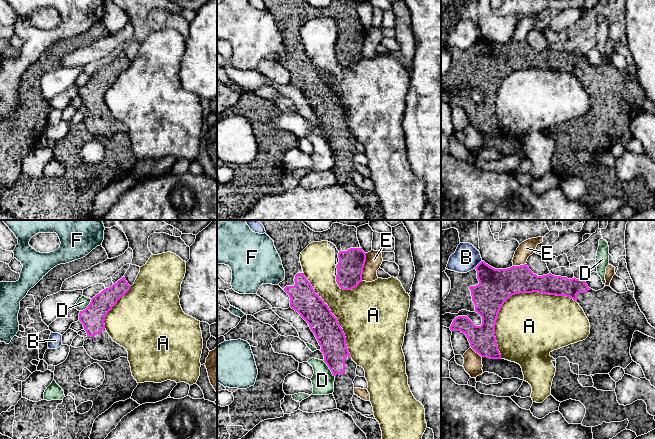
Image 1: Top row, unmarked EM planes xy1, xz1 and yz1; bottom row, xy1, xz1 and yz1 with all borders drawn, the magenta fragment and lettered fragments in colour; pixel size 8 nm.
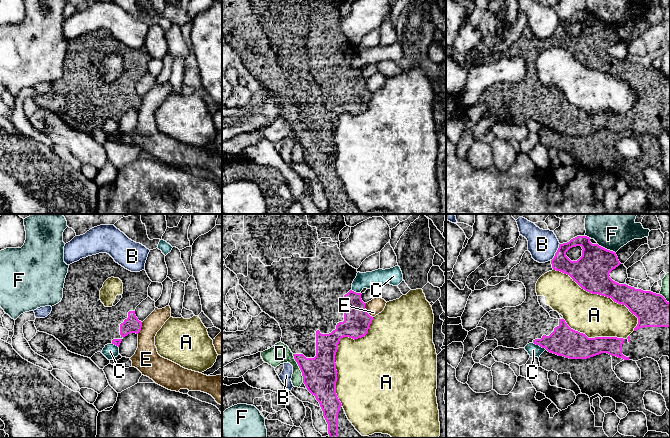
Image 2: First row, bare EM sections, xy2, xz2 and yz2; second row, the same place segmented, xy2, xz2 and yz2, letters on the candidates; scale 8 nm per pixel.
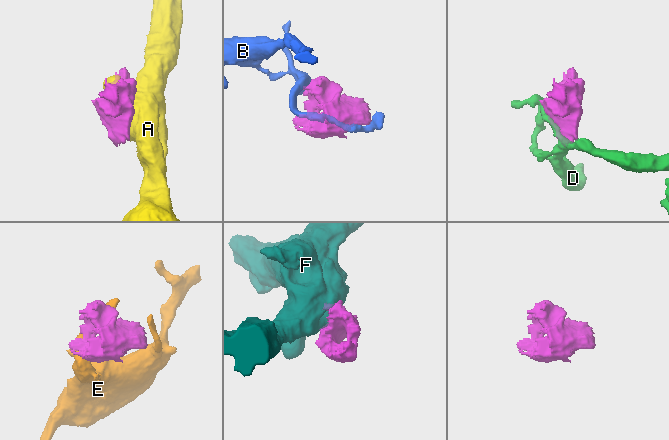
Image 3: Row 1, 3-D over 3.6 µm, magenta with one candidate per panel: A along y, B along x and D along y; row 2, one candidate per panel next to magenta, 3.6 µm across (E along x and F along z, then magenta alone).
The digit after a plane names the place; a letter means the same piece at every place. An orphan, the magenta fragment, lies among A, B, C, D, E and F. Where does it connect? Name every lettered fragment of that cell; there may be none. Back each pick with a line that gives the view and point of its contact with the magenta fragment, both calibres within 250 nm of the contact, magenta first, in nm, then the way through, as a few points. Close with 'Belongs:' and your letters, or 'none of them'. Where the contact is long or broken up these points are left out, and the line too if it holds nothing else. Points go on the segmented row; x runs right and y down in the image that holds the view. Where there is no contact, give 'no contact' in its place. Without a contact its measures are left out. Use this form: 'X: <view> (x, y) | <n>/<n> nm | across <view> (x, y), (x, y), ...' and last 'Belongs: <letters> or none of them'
Belongs: none of them

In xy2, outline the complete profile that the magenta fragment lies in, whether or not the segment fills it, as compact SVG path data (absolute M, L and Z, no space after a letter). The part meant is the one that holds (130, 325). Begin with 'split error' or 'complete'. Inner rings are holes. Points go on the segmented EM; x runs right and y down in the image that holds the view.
split error | M107 253L82 258L69 265L62 300L52 306L47 317L36 318L35 327L39 332L54 336L68 351L91 359L95 353L102 352L107 344L119 347L125 336L140 332L142 322L136 317L135 309L149 297L148 287L151 282L145 270L131 272L116 263ZM111 277L122 281L123 294L115 306L105 307L100 300L100 290Z

